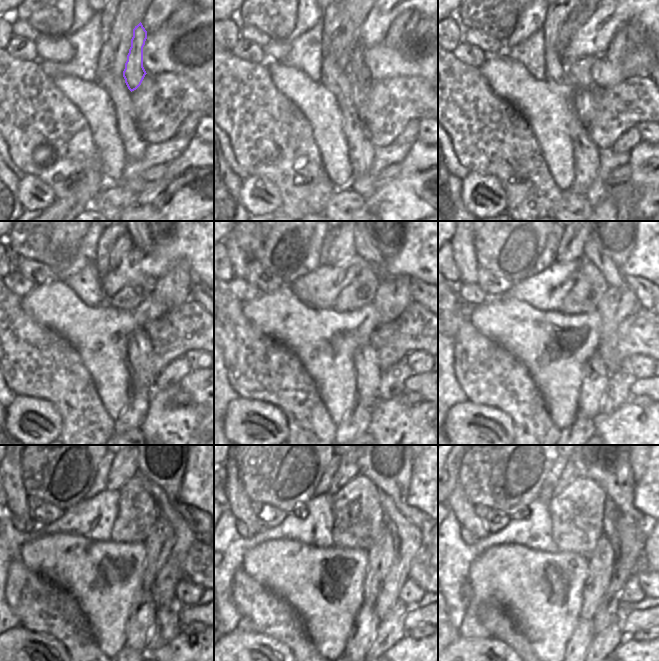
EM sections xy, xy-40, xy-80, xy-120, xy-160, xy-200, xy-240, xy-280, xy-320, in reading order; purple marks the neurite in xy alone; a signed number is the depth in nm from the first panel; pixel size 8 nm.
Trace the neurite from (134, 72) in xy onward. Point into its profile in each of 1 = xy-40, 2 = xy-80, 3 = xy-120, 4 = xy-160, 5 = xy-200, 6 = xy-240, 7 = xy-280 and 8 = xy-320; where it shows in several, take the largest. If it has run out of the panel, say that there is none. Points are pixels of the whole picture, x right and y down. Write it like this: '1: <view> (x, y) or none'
1: xy-40 (357, 70)
2: xy-80 (583, 101)
3: xy-120 (139, 351)
4: xy-160 (368, 372)
5: xy-200 (595, 373)
6: xy-240 (141, 622)
7: xy-280 (365, 624)
8: xy-320 (577, 647)

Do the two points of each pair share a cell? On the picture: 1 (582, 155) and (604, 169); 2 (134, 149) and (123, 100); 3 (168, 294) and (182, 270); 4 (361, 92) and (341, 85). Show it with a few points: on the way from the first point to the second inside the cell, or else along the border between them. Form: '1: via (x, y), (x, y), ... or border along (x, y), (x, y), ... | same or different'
1: border along (599, 150), (599, 168), (597, 172) | different
2: via (131, 137), (125, 112) | same
3: via (173, 288), (180, 276) | same
4: border along (353, 83), (353, 102), (358, 110) | different

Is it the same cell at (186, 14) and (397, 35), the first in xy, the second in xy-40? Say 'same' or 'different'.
same

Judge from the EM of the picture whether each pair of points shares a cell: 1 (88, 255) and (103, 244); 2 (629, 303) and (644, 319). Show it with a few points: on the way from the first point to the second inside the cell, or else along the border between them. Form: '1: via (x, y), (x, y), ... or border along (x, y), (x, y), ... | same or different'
1: border along (103, 231), (97, 243), (97, 256), (93, 260) | different
2: border along (639, 306), (618, 325) | different

